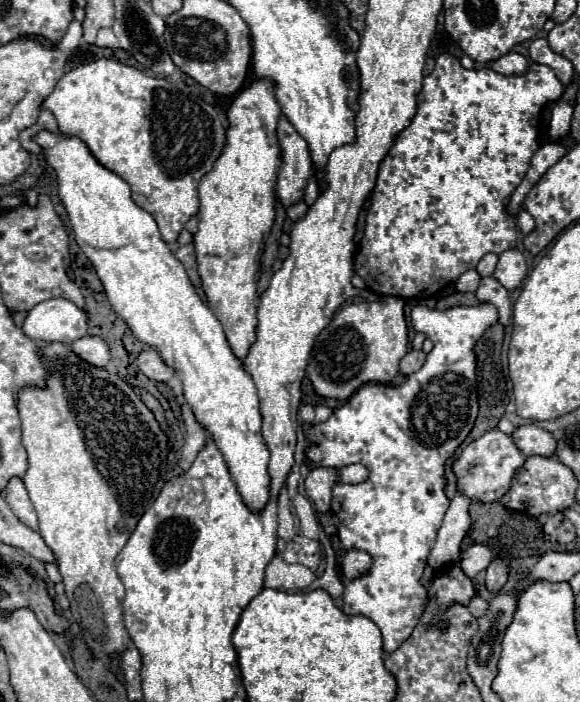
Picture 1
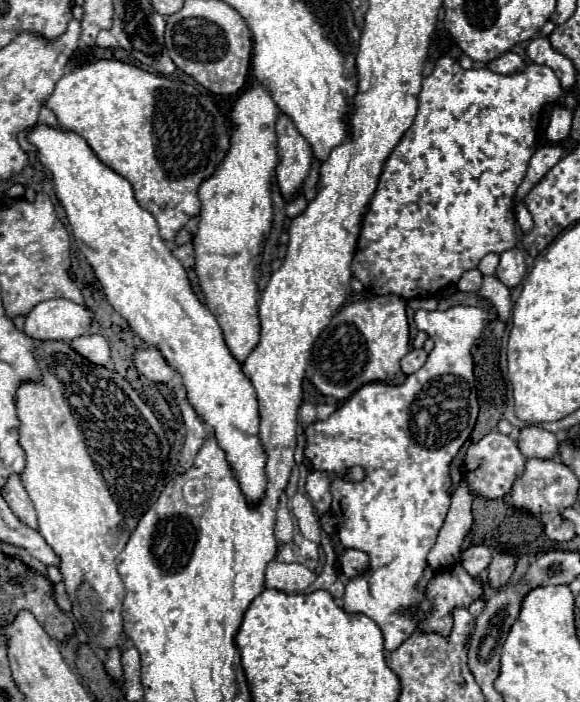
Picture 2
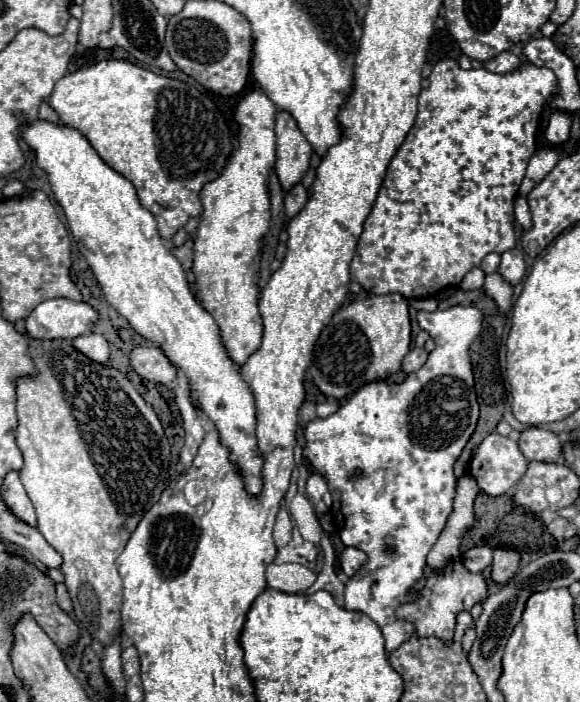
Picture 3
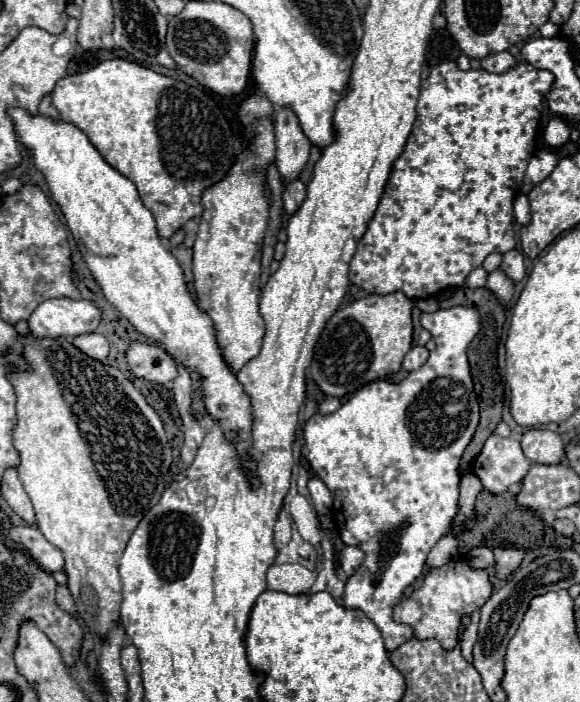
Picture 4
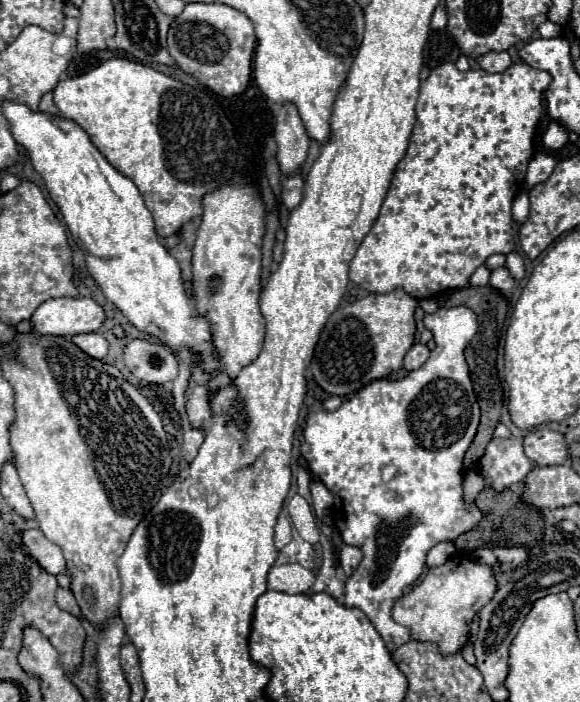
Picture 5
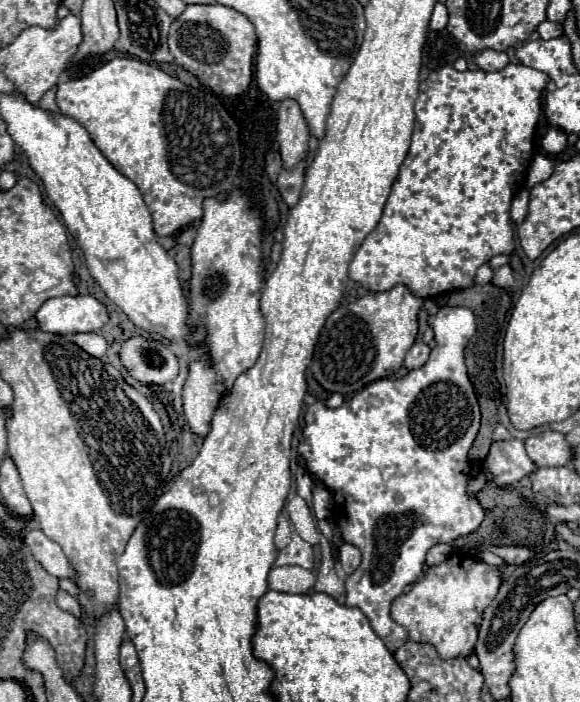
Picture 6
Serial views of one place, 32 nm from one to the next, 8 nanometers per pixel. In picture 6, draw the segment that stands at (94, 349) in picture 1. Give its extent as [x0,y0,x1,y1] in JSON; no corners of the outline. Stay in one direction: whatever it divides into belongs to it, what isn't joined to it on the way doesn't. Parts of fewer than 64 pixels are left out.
[68,332,108,358]

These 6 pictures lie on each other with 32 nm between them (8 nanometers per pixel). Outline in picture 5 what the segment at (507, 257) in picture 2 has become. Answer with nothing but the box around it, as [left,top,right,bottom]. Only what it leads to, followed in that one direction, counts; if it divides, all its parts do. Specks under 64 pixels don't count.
[504,252,524,280]

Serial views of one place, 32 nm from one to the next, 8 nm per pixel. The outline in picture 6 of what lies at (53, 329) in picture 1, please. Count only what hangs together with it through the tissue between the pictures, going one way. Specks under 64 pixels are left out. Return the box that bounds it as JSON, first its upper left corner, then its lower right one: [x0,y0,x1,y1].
[36,296,108,334]

